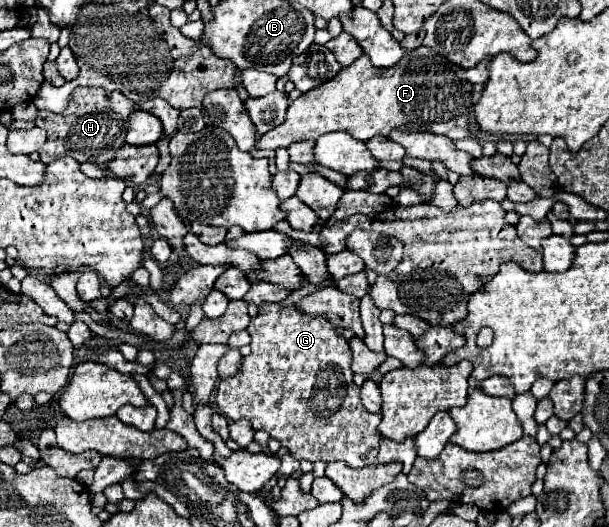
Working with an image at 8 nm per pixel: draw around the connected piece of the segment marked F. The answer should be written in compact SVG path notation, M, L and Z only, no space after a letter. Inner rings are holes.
M420 46L416 50L406 52L406 56L392 68L380 70L368 62L368 56L362 54L352 66L346 66L332 82L326 82L324 86L318 86L316 90L310 90L308 94L302 94L296 98L290 108L286 120L276 126L274 130L266 132L256 140L256 148L268 148L268 150L278 150L278 148L288 148L294 142L302 140L318 140L318 136L334 130L344 130L350 132L354 138L368 142L374 136L384 136L390 138L392 130L402 130L402 132L426 132L430 130L432 134L444 134L452 140L456 138L470 138L468 122L472 118L472 84L464 82L464 70L460 66L452 66L446 58L428 52L426 46Z

